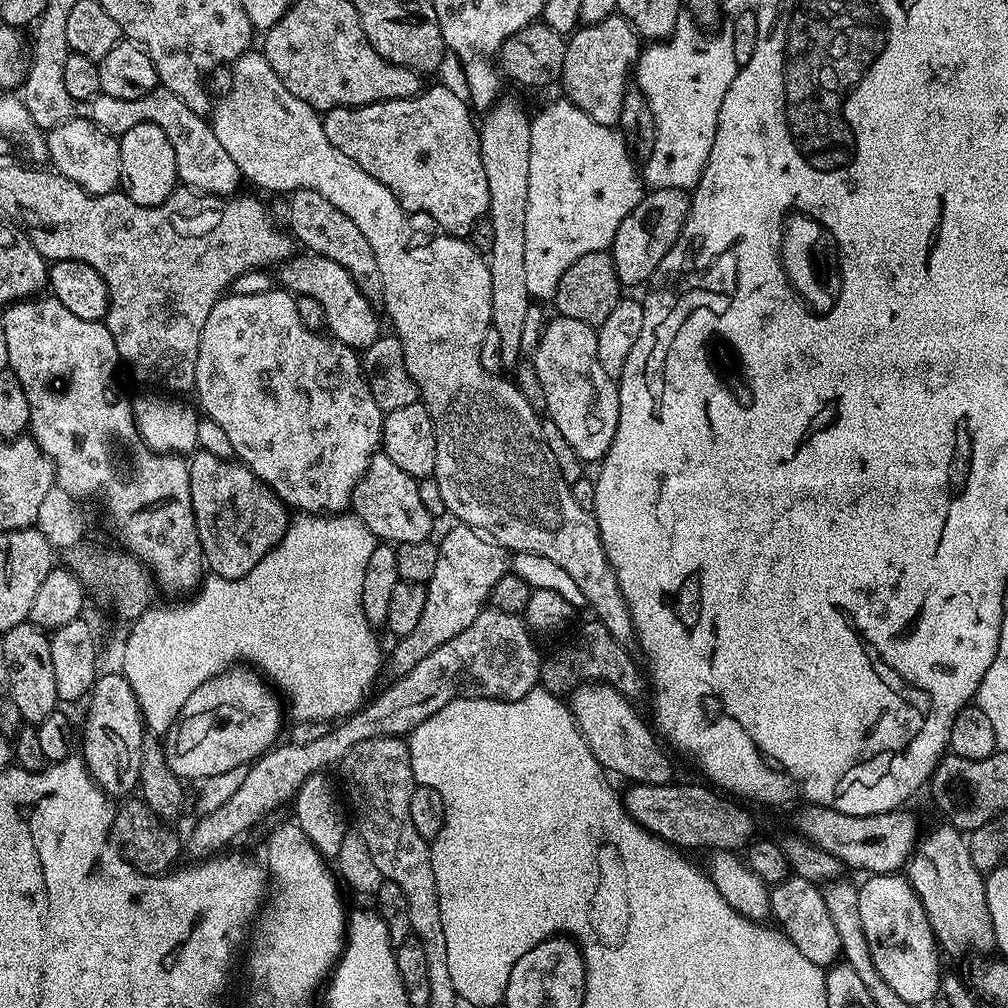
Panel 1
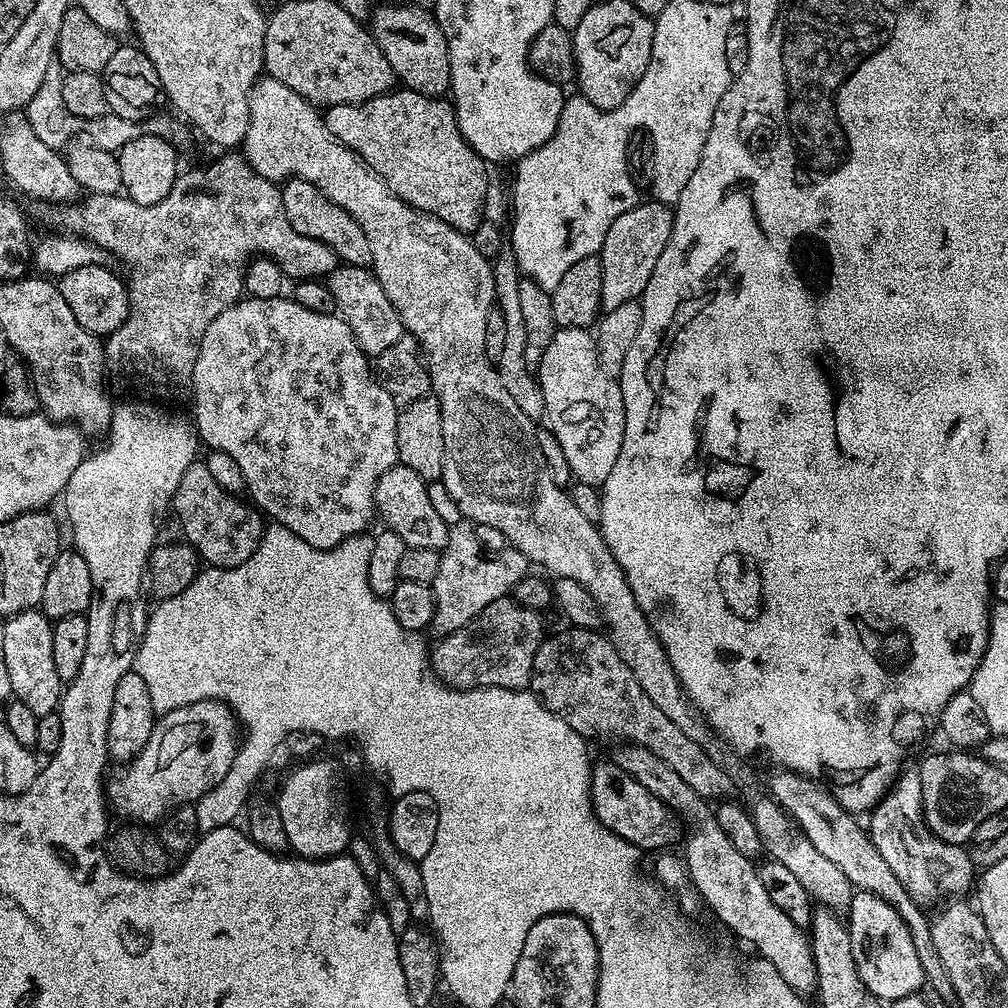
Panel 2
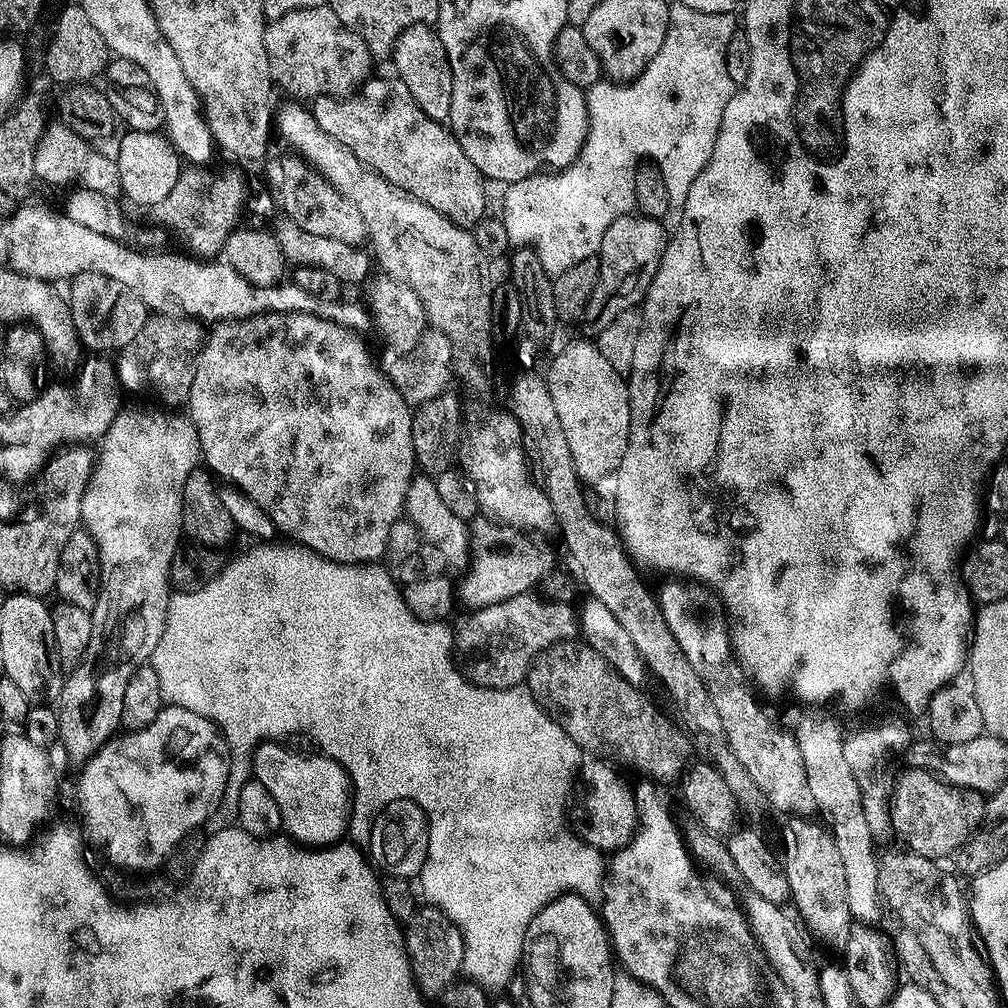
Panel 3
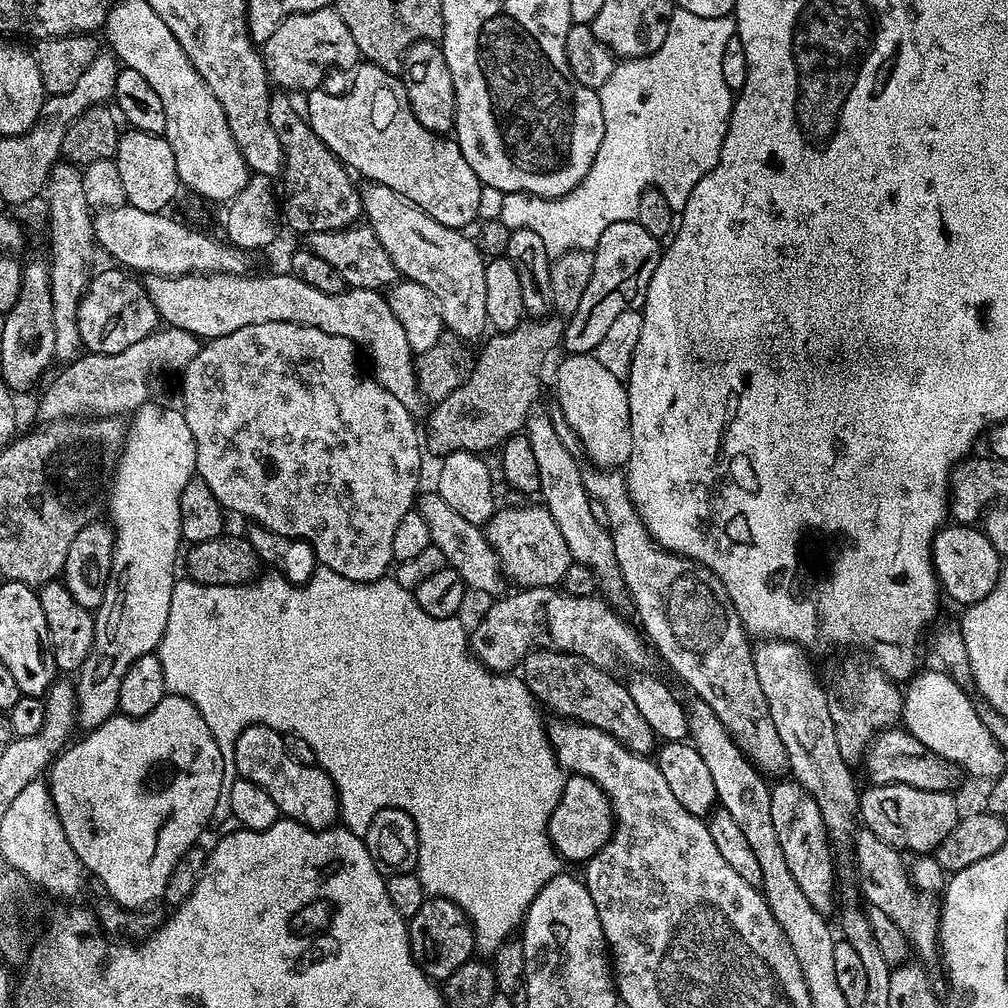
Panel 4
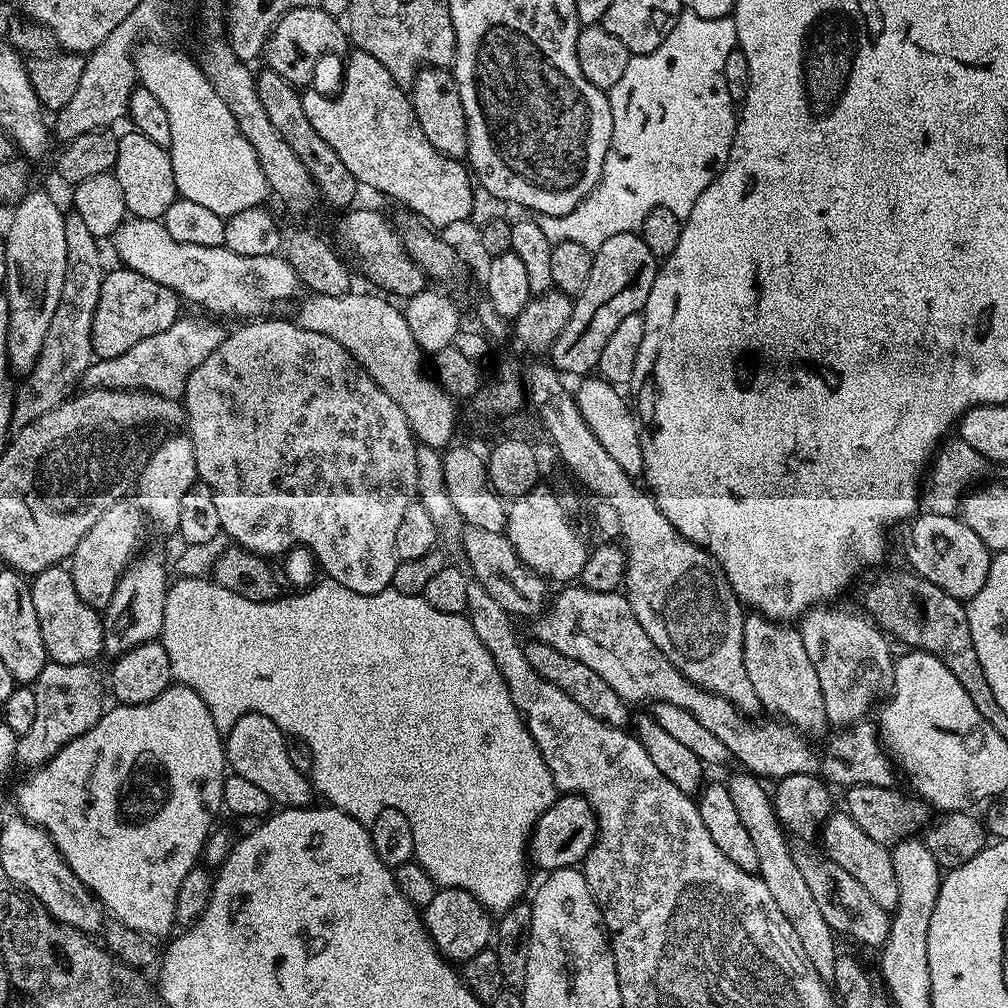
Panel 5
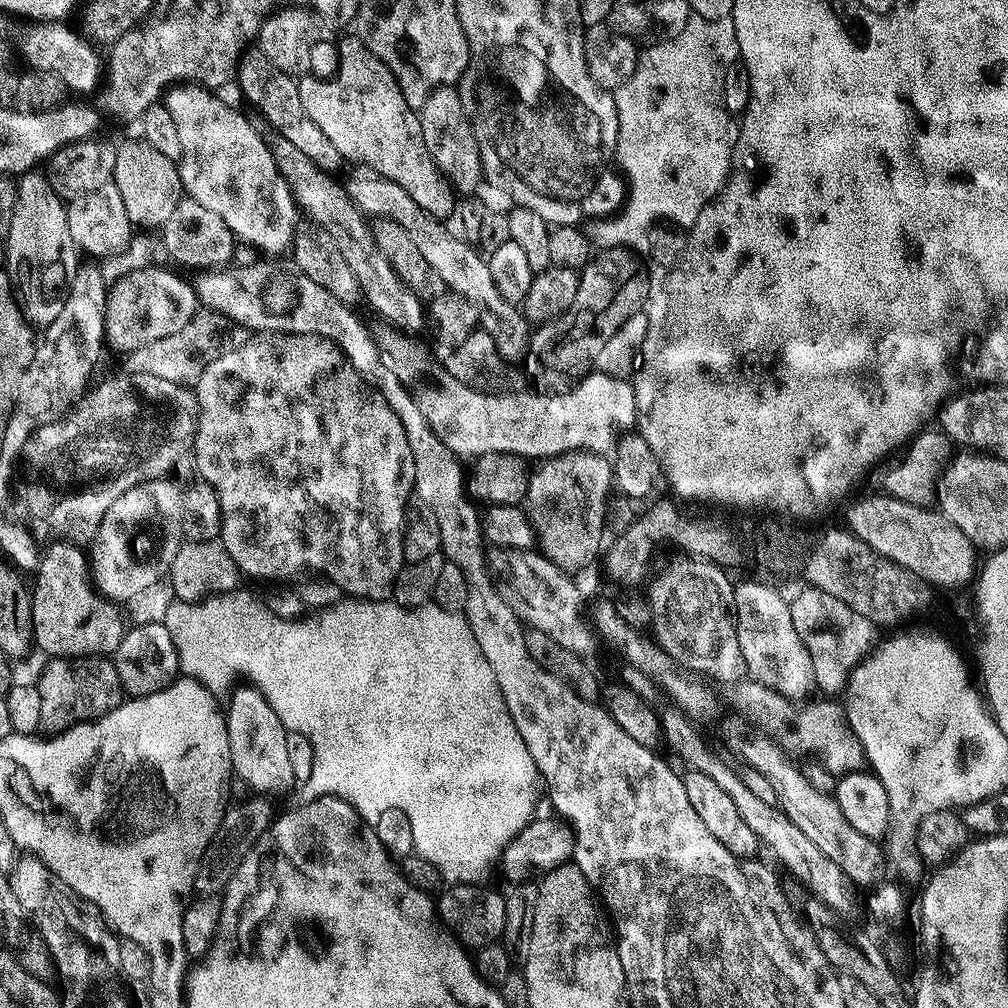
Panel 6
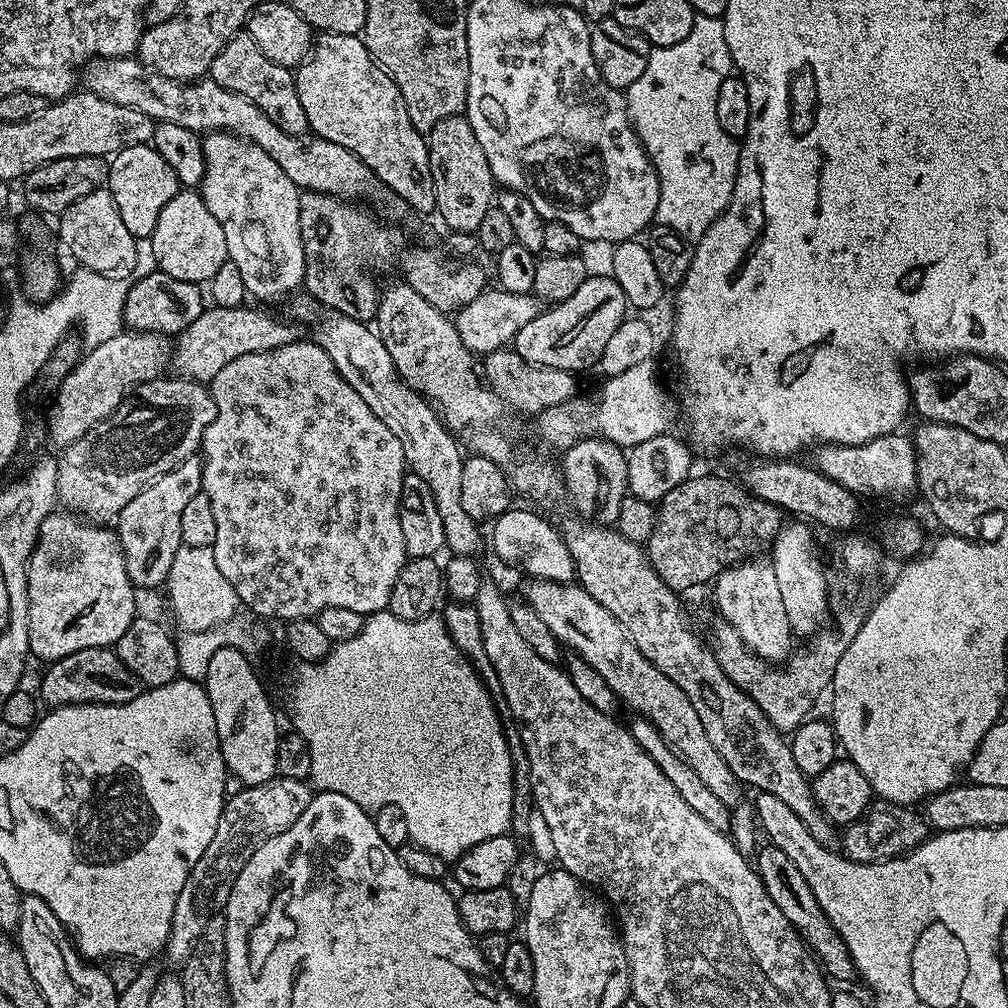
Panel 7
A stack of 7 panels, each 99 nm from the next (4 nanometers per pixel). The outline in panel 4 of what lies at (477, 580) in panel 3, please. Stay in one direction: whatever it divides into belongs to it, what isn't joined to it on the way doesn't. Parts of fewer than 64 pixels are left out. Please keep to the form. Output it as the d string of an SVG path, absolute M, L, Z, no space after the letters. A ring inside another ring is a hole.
M528 504L525 508L497 507L486 522L488 541L498 554L505 577L509 581L517 580L521 589L559 585L567 568L574 563L566 538L562 538L562 530L558 530L547 508L536 504Z

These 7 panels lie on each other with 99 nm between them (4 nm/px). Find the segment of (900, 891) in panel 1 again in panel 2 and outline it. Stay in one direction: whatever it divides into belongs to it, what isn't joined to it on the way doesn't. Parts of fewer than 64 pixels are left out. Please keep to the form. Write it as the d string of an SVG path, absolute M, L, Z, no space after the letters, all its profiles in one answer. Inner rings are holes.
M857 891L852 897L852 907L847 909L846 923L850 934L850 950L854 950L854 966L858 966L858 978L866 982L866 990L874 994L881 1002L900 1000L903 996L911 996L921 991L920 984L925 983L923 966L914 950L914 942L910 938L910 930L906 922L894 910L894 906L887 904L872 892Z

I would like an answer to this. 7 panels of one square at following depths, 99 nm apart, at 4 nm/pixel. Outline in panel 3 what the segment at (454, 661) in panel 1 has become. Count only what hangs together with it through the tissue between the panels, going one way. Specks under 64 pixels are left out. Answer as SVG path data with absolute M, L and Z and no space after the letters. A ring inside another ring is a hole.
M532 592L469 611L467 615L464 625L455 629L454 652L462 661L464 677L483 688L521 687L528 675L528 665L542 649L559 640L573 639L578 632L571 603L548 601Z

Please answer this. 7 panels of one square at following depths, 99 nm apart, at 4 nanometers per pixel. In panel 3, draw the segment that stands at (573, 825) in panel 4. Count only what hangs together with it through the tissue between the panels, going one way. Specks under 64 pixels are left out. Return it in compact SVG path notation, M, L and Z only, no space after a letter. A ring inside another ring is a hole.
M588 758L578 769L578 792L584 795L580 804L580 812L584 817L580 820L579 835L599 848L601 853L612 854L625 848L636 835L638 827L637 793L631 788L604 758Z

